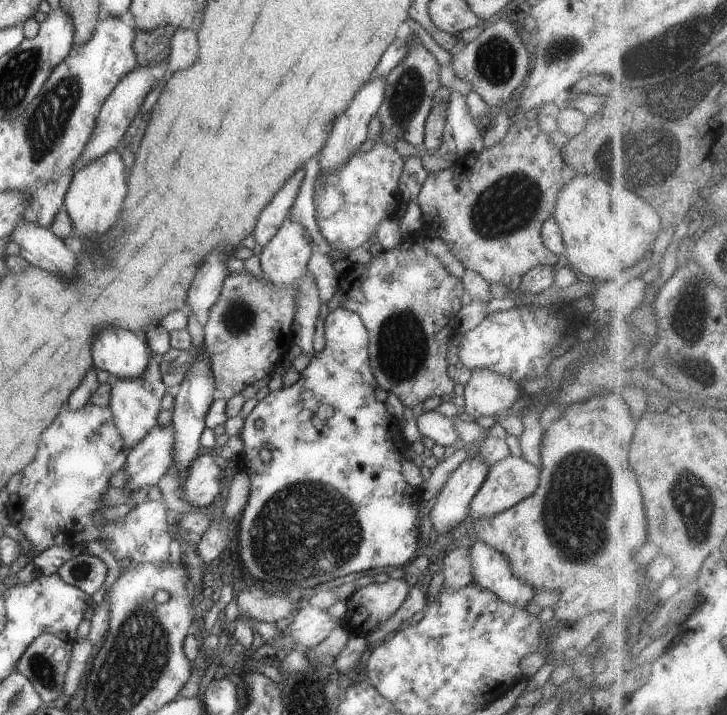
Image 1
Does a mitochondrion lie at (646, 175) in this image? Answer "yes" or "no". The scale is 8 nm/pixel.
yes

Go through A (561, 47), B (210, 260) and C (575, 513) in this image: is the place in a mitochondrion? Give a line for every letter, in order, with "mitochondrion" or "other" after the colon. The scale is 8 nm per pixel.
A: mitochondrion
B: other
C: mitochondrion

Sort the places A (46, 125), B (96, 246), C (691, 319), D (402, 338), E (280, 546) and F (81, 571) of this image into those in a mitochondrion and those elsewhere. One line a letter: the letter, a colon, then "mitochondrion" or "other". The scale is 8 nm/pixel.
A: mitochondrion
B: other
C: mitochondrion
D: mitochondrion
E: mitochondrion
F: mitochondrion

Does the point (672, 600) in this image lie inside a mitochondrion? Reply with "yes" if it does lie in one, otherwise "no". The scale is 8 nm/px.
no

